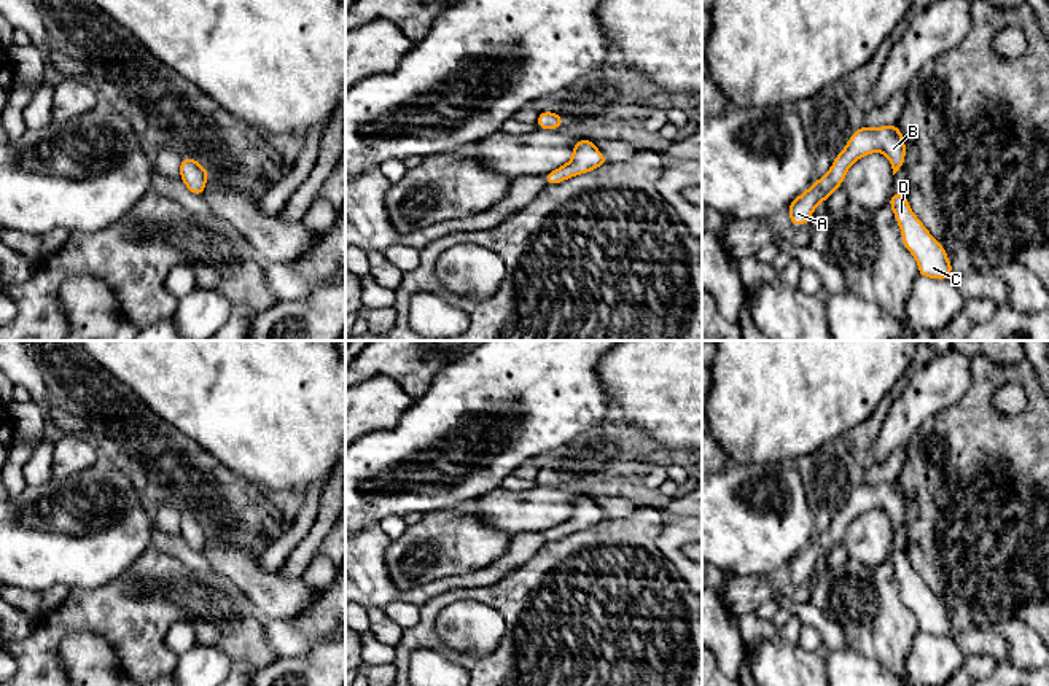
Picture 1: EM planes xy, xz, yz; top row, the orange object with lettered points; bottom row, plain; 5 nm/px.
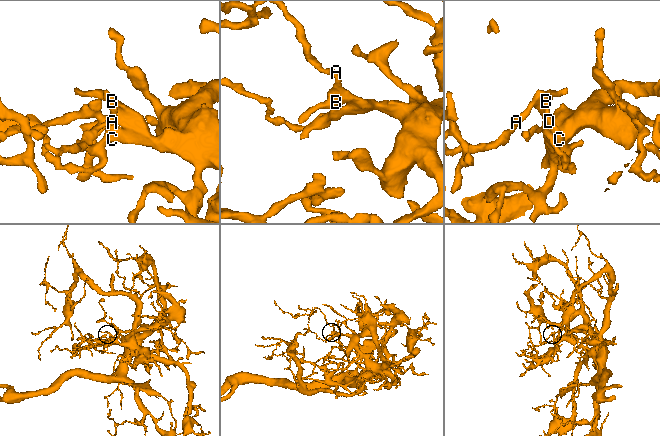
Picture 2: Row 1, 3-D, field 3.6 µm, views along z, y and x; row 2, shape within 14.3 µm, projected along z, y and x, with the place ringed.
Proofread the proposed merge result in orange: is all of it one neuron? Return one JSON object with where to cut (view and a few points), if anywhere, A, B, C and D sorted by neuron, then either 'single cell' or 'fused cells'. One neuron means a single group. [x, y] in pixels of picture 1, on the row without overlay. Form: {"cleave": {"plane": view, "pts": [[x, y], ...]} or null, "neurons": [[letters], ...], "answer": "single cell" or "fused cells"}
{"cleave": null, "neurons": [["A", "B", "C", "D"]], "answer": "single cell"}

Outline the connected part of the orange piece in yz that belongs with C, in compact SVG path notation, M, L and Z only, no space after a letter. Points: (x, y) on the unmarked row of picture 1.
M893 548L888 560L901 584L903 602L918 619L918 632L930 635L950 635L952 621L944 603L926 587L922 578L914 571L906 552Z

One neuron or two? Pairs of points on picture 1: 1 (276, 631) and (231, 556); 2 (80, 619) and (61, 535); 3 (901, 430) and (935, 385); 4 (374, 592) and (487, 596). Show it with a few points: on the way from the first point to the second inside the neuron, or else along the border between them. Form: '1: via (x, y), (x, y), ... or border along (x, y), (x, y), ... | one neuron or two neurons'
1: border along (263, 615), (288, 623) | two neurons
2: border along (110, 581), (101, 586), (70, 589) | two neurons
3: via (909, 419), (909, 411), (924, 397) | one neuron
4: border along (478, 586), (446, 591), (428, 599), (421, 607) | two neurons

